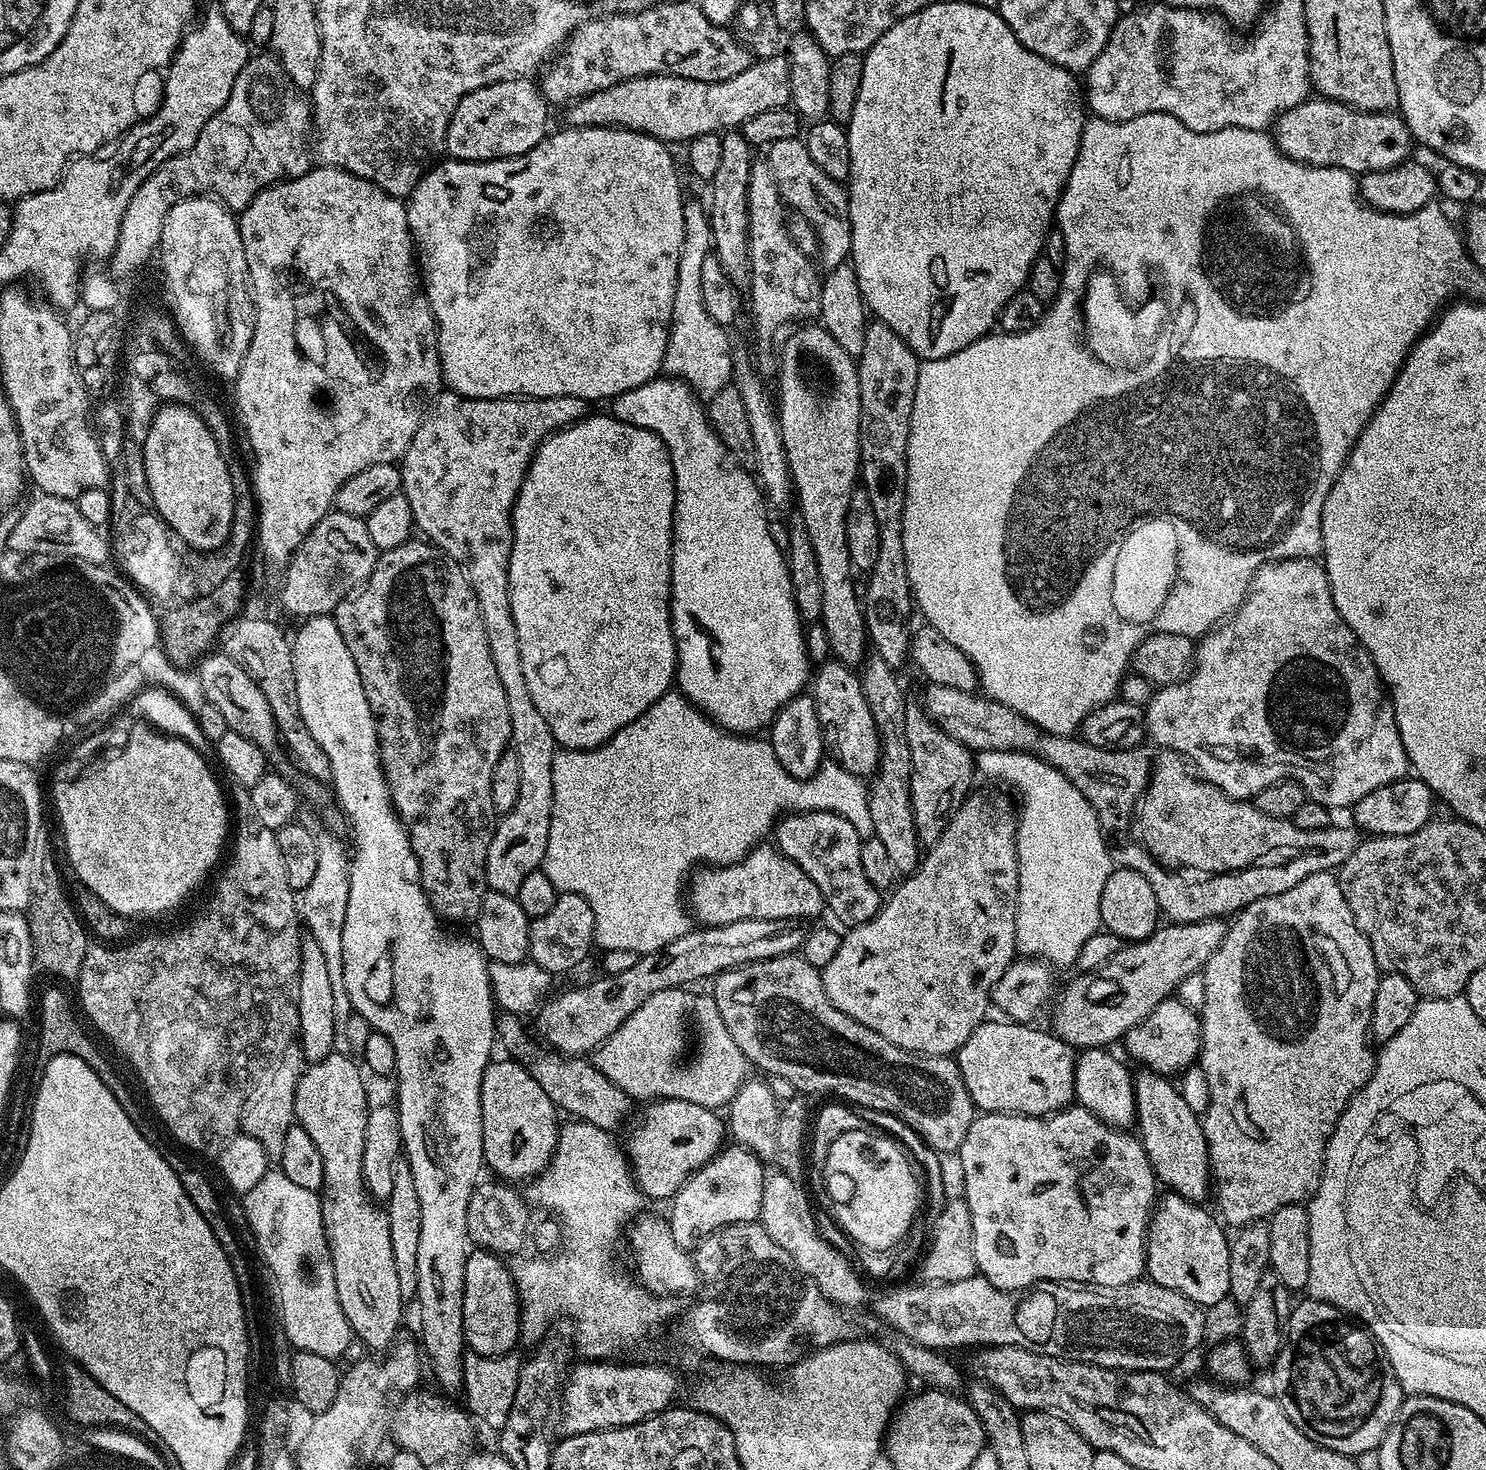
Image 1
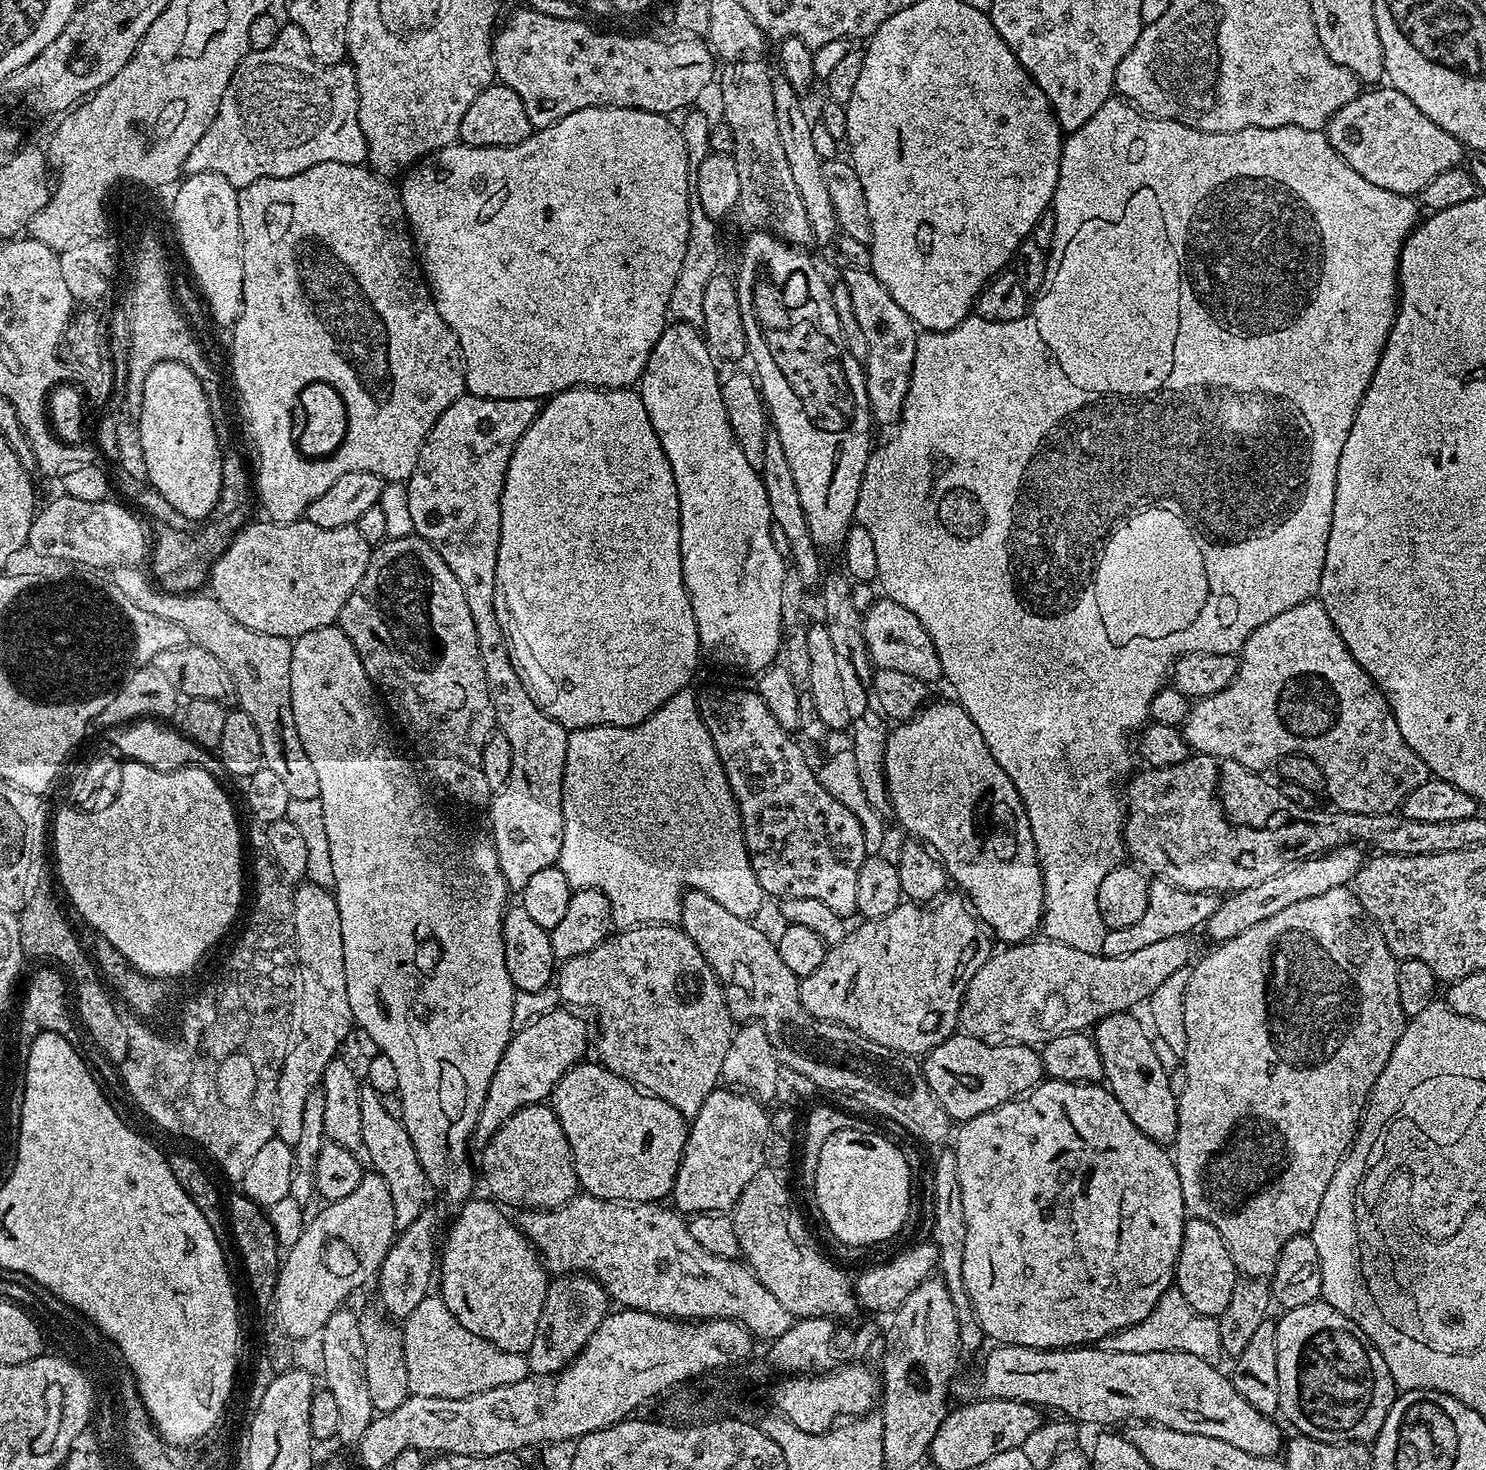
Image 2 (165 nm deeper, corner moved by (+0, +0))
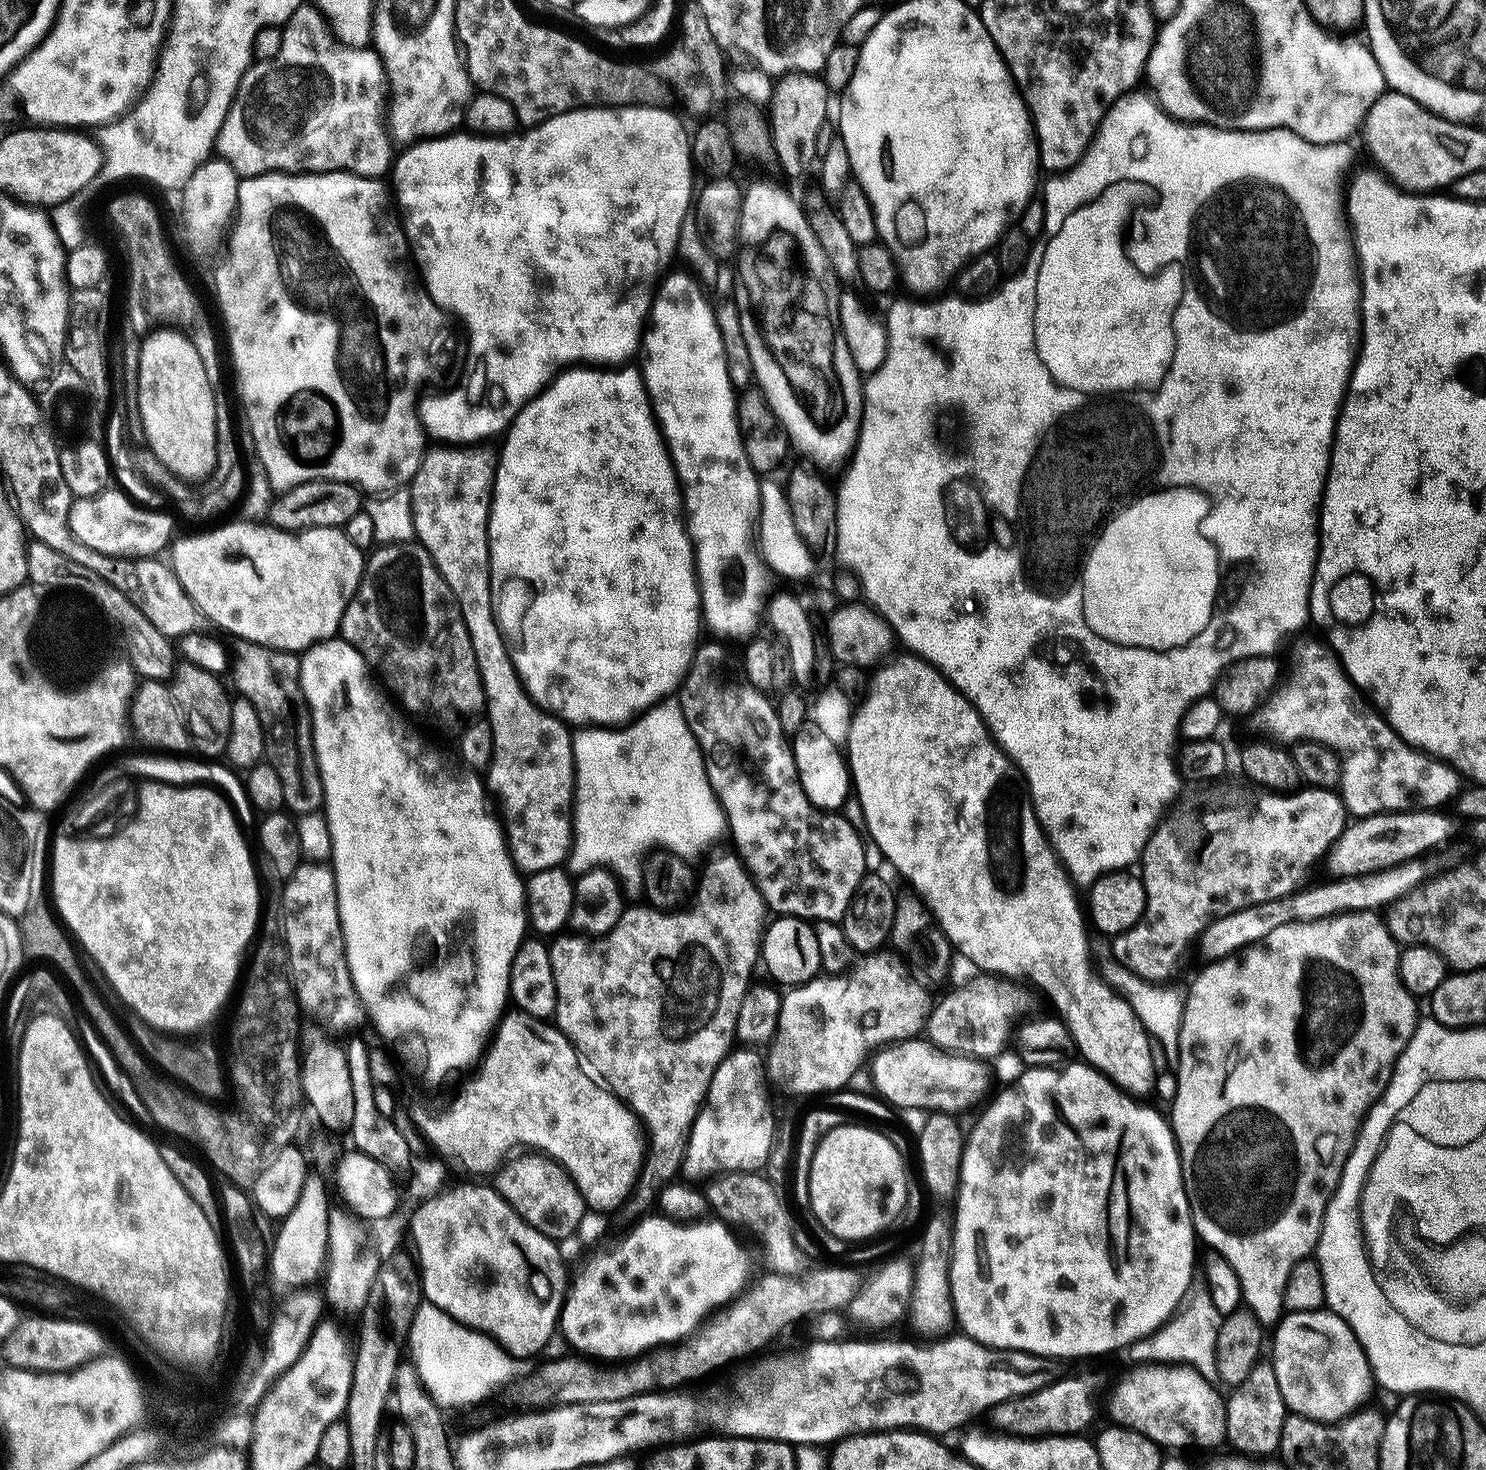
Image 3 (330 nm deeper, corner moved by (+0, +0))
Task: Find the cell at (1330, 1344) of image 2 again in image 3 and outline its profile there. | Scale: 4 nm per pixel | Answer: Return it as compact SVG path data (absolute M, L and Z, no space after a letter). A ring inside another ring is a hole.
M1327 1310L1288 1312L1270 1336L1270 1363L1289 1413L1335 1422L1351 1416L1374 1389L1372 1367L1350 1326Z

